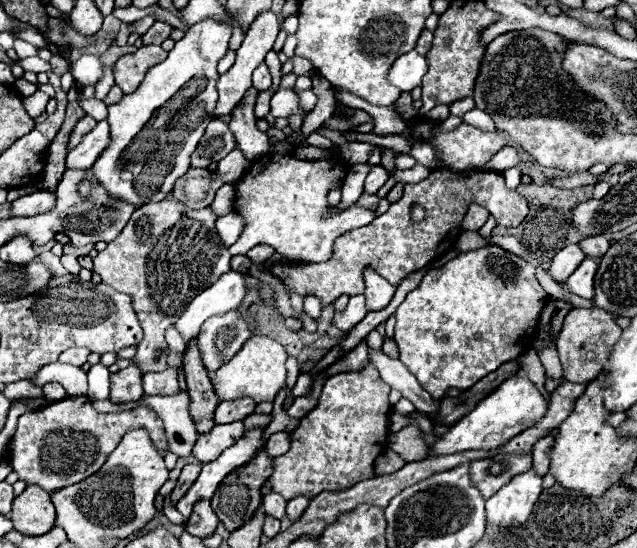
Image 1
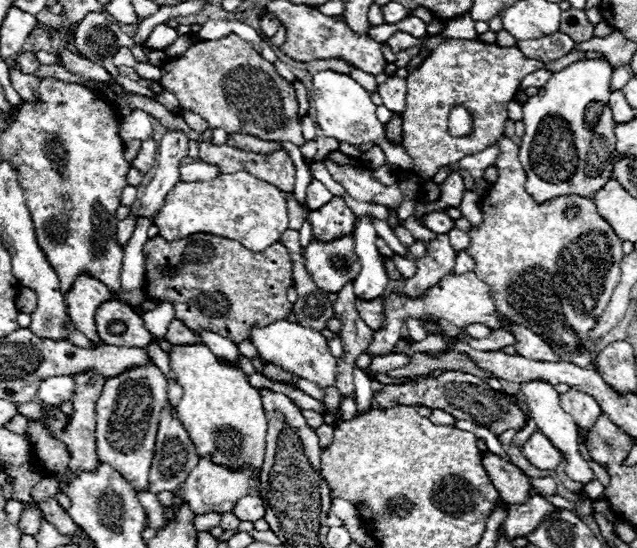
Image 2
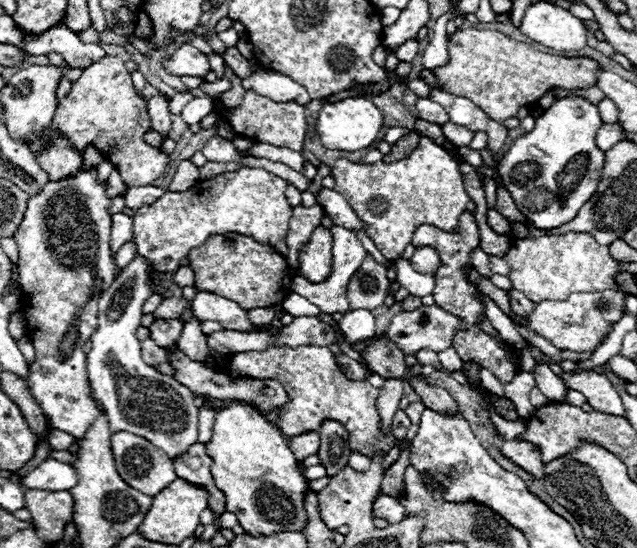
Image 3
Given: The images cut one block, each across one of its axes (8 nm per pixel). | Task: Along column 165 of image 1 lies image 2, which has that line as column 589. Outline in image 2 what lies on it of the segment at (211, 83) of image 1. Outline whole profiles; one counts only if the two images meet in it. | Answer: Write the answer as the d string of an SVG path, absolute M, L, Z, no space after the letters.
M582 60L576 64L566 66L564 70L550 76L550 80L540 88L536 96L530 96L522 110L524 110L524 126L526 132L520 144L520 162L524 162L524 172L528 176L528 194L540 204L544 200L552 200L556 196L590 196L594 198L600 188L612 178L616 154L616 136L614 136L614 118L608 106L610 96L610 78L612 66L604 60Z

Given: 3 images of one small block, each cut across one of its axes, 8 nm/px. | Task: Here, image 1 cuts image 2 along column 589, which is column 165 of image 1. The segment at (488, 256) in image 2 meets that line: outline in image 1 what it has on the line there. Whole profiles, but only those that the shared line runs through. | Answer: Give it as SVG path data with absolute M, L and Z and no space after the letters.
M168 196L160 202L140 206L120 236L94 258L92 272L100 274L104 284L132 298L132 308L144 330L144 340L138 344L132 362L140 364L142 372L168 368L166 358L170 350L164 340L166 330L176 324L180 312L184 312L184 306L192 302L196 292L202 292L230 270L228 248L214 228L216 218L210 206L194 210Z

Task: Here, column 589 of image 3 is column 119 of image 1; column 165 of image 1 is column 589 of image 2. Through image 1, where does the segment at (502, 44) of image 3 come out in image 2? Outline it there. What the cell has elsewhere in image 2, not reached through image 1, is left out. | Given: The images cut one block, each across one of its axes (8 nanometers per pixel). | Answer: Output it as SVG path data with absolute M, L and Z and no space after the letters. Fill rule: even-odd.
M454 38L452 40L444 40L406 78L406 82L408 82L408 94L406 94L406 110L402 114L402 146L404 146L404 150L414 160L414 168L412 170L420 178L430 180L442 166L454 164L454 162L462 160L464 156L482 152L484 148L492 146L500 136L504 136L504 124L508 120L508 104L516 96L516 92L520 90L520 82L528 74L532 74L532 72L536 72L540 68L544 68L548 72L560 72L560 68L572 64L572 60L584 60L584 56L604 56L604 54L602 52L574 50L574 52L568 52L564 58L558 58L554 62L540 62L540 60L526 58L516 46L506 48L506 46L498 46L498 44L486 44L486 42L480 42L480 40L454 40ZM456 104L464 104L468 108L468 112L472 112L474 132L468 138L452 138L448 134L448 112Z

